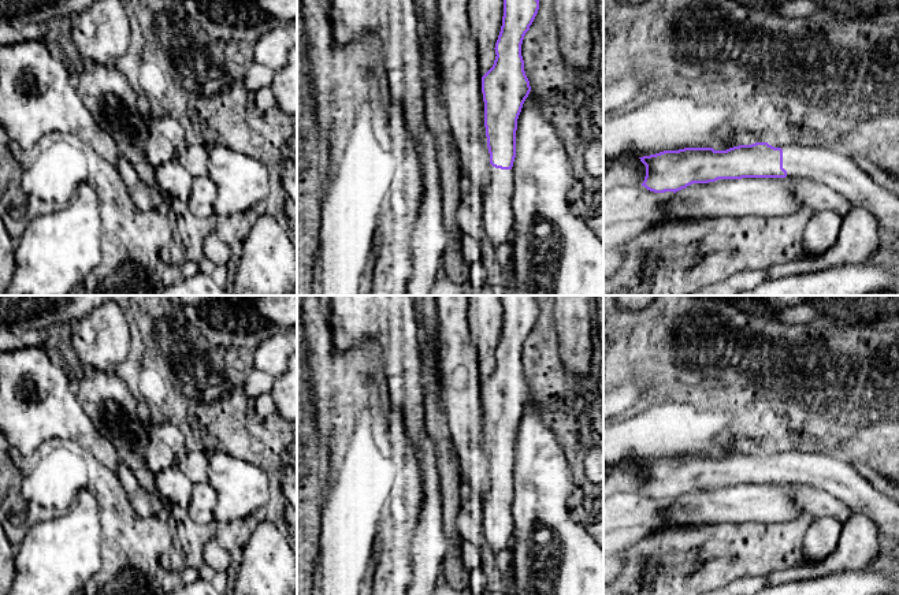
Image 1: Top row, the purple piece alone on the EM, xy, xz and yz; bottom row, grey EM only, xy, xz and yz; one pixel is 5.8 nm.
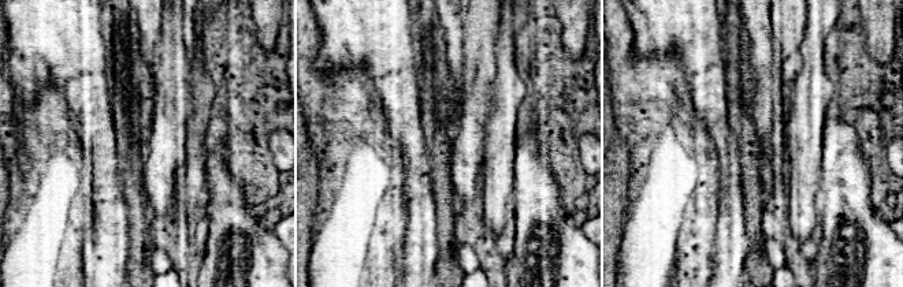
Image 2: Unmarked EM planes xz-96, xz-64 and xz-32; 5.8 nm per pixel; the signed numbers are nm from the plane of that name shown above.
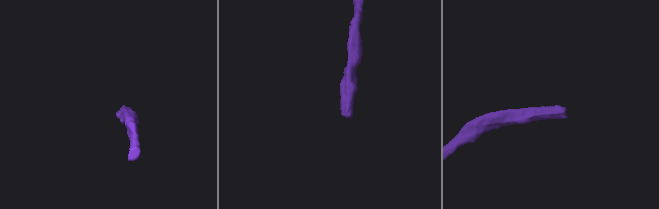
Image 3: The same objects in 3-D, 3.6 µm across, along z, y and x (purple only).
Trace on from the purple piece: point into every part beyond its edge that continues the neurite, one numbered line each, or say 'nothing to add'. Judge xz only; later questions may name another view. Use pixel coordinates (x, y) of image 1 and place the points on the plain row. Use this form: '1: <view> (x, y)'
1: xz (497, 509)

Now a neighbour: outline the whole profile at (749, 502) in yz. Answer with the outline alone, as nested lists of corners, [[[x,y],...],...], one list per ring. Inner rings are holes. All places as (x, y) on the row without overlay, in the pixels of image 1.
[[[742,484],[692,490],[662,512],[662,516],[680,525],[721,523],[784,523],[802,513],[792,486]]]

